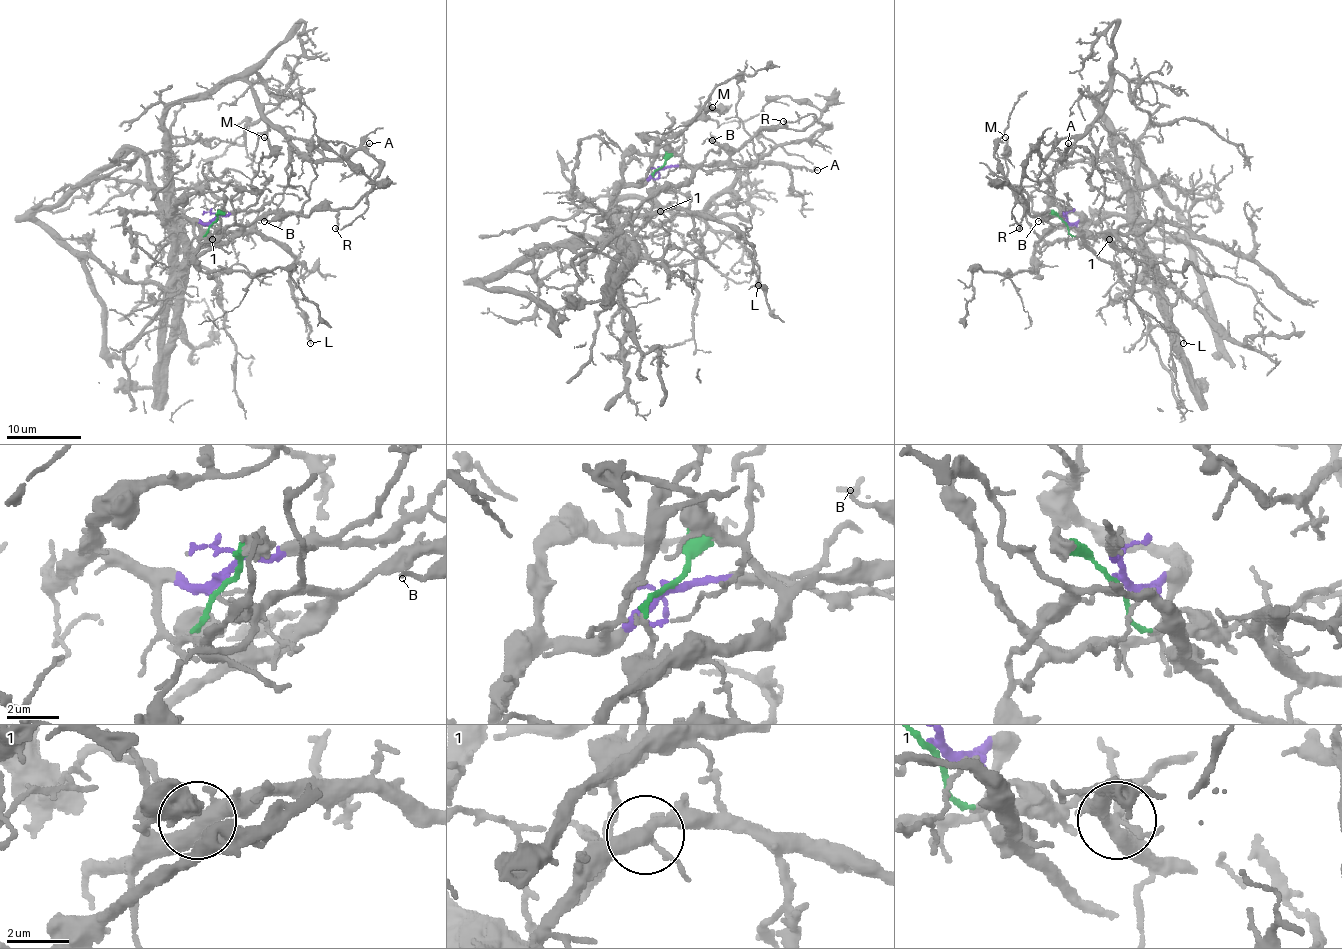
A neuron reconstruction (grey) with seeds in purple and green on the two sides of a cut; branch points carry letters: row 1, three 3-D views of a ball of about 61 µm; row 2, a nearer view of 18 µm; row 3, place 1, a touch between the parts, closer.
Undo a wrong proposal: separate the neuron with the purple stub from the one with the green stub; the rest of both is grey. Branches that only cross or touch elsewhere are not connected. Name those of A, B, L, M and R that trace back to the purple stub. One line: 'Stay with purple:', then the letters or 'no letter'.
Stay with purple: A, L

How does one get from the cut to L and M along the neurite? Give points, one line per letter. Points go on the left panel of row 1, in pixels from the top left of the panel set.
L: (213, 221), (160, 216), (186, 249), (215, 236), (273, 238), (293, 259), (291, 296), (310, 343)
M: (213, 223), (205, 236), (231, 238), (243, 227), (233, 223), (231, 199), (250, 188), (271, 150), (263, 137)

